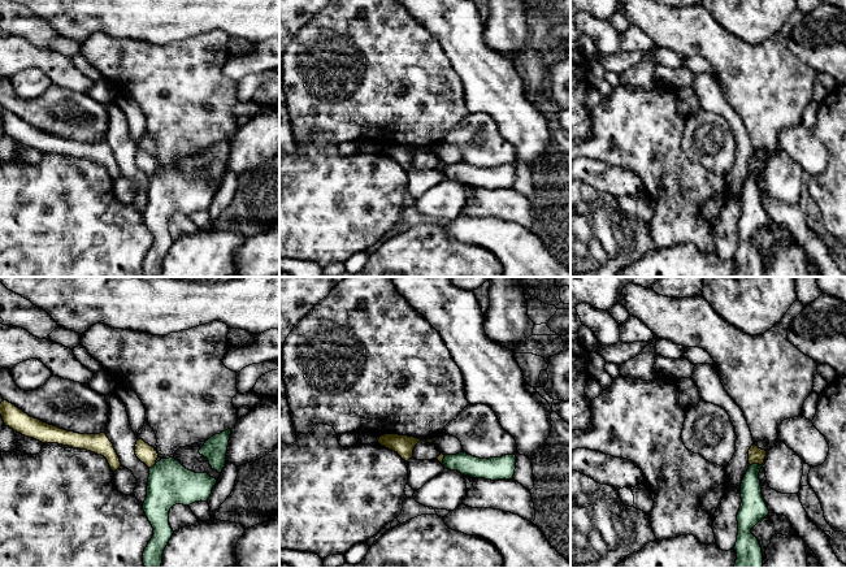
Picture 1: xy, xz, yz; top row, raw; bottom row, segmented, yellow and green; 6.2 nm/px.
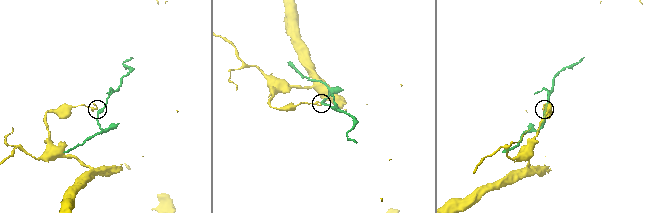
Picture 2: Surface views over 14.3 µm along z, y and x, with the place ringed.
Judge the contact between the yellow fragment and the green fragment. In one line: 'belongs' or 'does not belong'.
does not belong

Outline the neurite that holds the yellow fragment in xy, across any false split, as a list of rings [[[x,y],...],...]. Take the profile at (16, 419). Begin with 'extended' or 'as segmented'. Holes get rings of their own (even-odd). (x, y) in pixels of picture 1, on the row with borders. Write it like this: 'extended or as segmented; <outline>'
as segmented; [[[3,400],[0,403],[0,415],[5,426],[9,426],[25,437],[34,438],[42,443],[58,443],[62,446],[95,452],[107,459],[113,472],[121,467],[121,461],[113,443],[105,433],[79,434],[60,429],[38,419],[30,417],[8,400]]]

